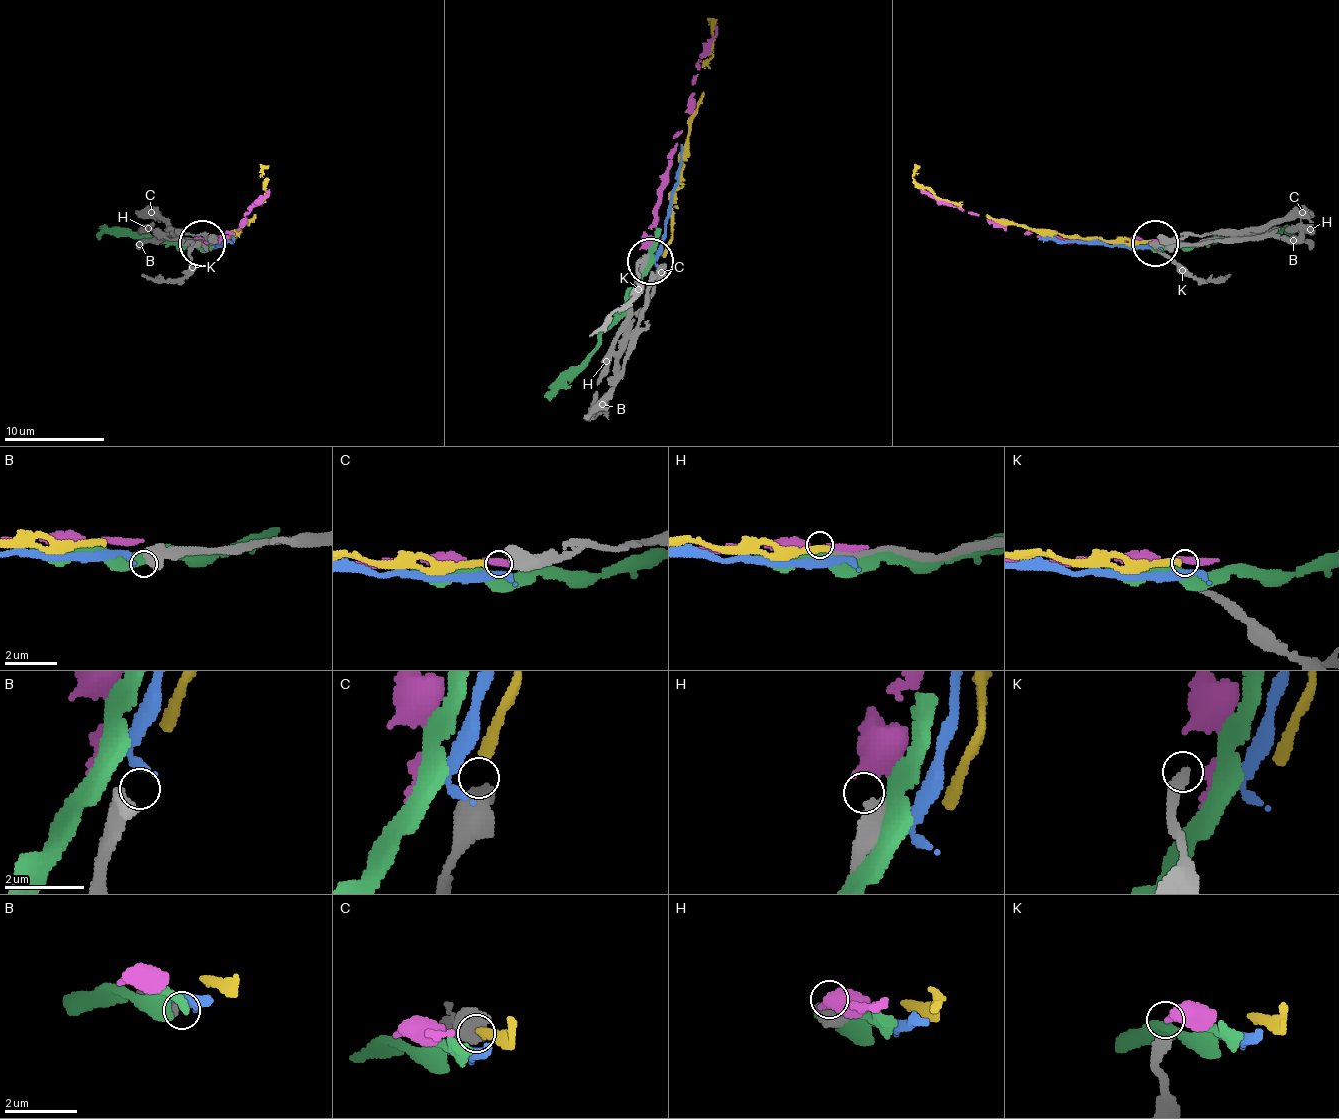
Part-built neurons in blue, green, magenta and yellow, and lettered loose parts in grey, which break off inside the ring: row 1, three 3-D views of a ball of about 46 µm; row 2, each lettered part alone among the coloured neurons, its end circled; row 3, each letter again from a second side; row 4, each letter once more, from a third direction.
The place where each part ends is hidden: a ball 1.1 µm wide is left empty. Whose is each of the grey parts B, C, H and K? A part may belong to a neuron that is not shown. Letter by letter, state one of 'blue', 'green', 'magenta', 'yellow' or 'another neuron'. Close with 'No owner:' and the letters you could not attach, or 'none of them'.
B: blue
C: yellow
H: another neuron
K: another neuron
No owner: H, K

